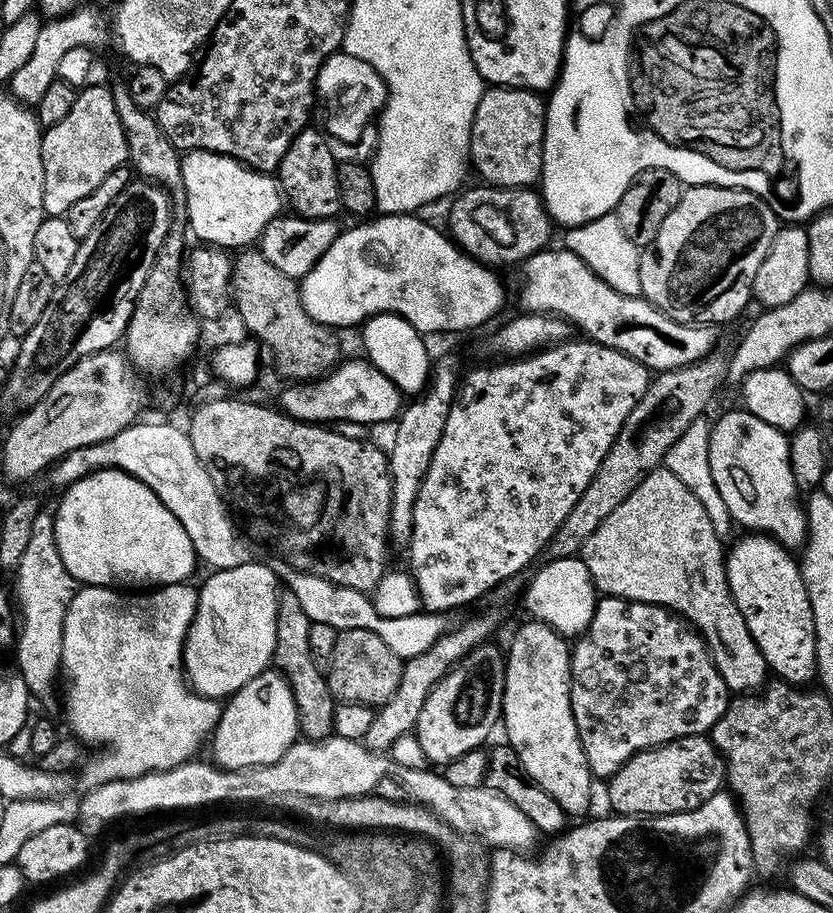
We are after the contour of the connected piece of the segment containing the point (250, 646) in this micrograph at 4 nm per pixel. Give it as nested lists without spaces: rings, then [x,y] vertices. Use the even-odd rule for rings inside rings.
[[[268,562],[234,566],[233,569],[213,571],[211,575],[198,588],[196,613],[184,639],[184,670],[192,691],[199,696],[227,698],[272,664],[281,589]]]

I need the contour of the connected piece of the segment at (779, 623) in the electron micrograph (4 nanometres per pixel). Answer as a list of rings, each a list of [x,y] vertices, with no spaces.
[[[744,534],[733,548],[727,549],[724,565],[730,594],[742,618],[746,618],[746,630],[750,630],[750,638],[754,638],[762,658],[766,658],[769,669],[785,684],[807,685],[811,681],[808,679],[811,676],[813,679],[817,675],[816,635],[814,634],[814,610],[810,606],[810,598],[807,597],[801,565],[797,557],[783,544],[768,535]]]

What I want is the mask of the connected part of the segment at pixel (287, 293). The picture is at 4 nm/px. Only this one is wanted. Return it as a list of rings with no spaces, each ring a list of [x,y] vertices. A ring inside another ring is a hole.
[[[249,246],[235,253],[232,261],[232,289],[230,300],[234,305],[234,312],[240,315],[244,328],[249,337],[257,345],[264,344],[263,351],[272,355],[272,364],[280,376],[285,376],[288,382],[303,382],[305,380],[317,379],[336,367],[340,356],[340,344],[336,341],[337,333],[325,324],[314,322],[310,314],[302,306],[300,298],[300,286],[295,280],[291,280],[282,270],[277,270],[271,262],[260,252],[259,247]]]

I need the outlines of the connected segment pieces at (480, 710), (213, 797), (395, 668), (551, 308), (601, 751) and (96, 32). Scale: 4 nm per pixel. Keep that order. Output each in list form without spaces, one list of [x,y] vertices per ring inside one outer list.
[[[485,642],[478,645],[472,652],[469,652],[467,656],[462,657],[459,664],[453,666],[444,677],[436,683],[436,689],[430,694],[430,698],[426,698],[426,706],[422,706],[422,714],[418,714],[418,722],[414,729],[414,735],[418,738],[418,742],[422,746],[422,754],[426,754],[426,758],[436,766],[443,766],[451,762],[454,758],[458,758],[458,754],[466,754],[466,750],[474,750],[481,747],[485,742],[484,739],[491,734],[492,731],[497,731],[498,725],[502,720],[502,713],[504,711],[504,662],[506,659],[505,653],[493,642]]]
[[[335,734],[317,742],[307,738],[297,739],[278,762],[261,768],[227,769],[215,763],[203,764],[200,758],[193,758],[187,764],[179,764],[170,770],[147,772],[129,780],[111,780],[87,789],[88,793],[78,804],[81,817],[88,820],[120,820],[123,816],[140,816],[143,812],[164,812],[167,808],[200,808],[203,804],[220,804],[223,800],[268,800],[271,796],[282,798],[286,794],[306,794],[319,800],[337,800],[347,796],[367,796],[375,793],[378,782],[389,775],[390,760],[387,755],[374,752],[359,740],[342,738]]]
[[[354,629],[341,631],[334,642],[334,654],[326,661],[328,689],[337,701],[345,704],[386,704],[398,690],[404,665],[377,634],[370,630]]]
[[[567,250],[535,252],[530,259],[523,261],[524,281],[520,284],[520,304],[525,313],[542,312],[559,316],[569,325],[581,328],[583,335],[602,346],[610,346],[638,362],[642,362],[653,373],[669,372],[698,362],[713,351],[717,329],[711,324],[683,324],[658,310],[643,296],[627,296],[611,288],[598,274],[578,256]]]
[[[604,596],[597,599],[593,620],[583,633],[575,637],[571,645],[572,653],[572,685],[570,686],[570,702],[574,710],[574,722],[578,726],[578,734],[582,742],[582,750],[586,754],[586,762],[590,766],[593,777],[607,778],[612,776],[634,754],[638,754],[647,748],[659,748],[660,745],[671,740],[681,740],[684,736],[699,736],[711,733],[712,727],[722,718],[724,711],[728,709],[730,693],[726,682],[722,682],[722,674],[718,674],[716,663],[712,661],[712,654],[708,651],[707,644],[699,632],[688,621],[677,616],[669,608],[663,608],[657,604],[643,604],[633,600],[623,600],[617,596]]]
[[[77,6],[65,16],[58,16],[41,23],[33,53],[30,54],[29,61],[8,81],[9,91],[20,103],[35,106],[50,86],[50,82],[57,79],[58,63],[67,51],[76,46],[95,49],[96,44],[102,43],[107,36],[108,28],[96,8]]]

